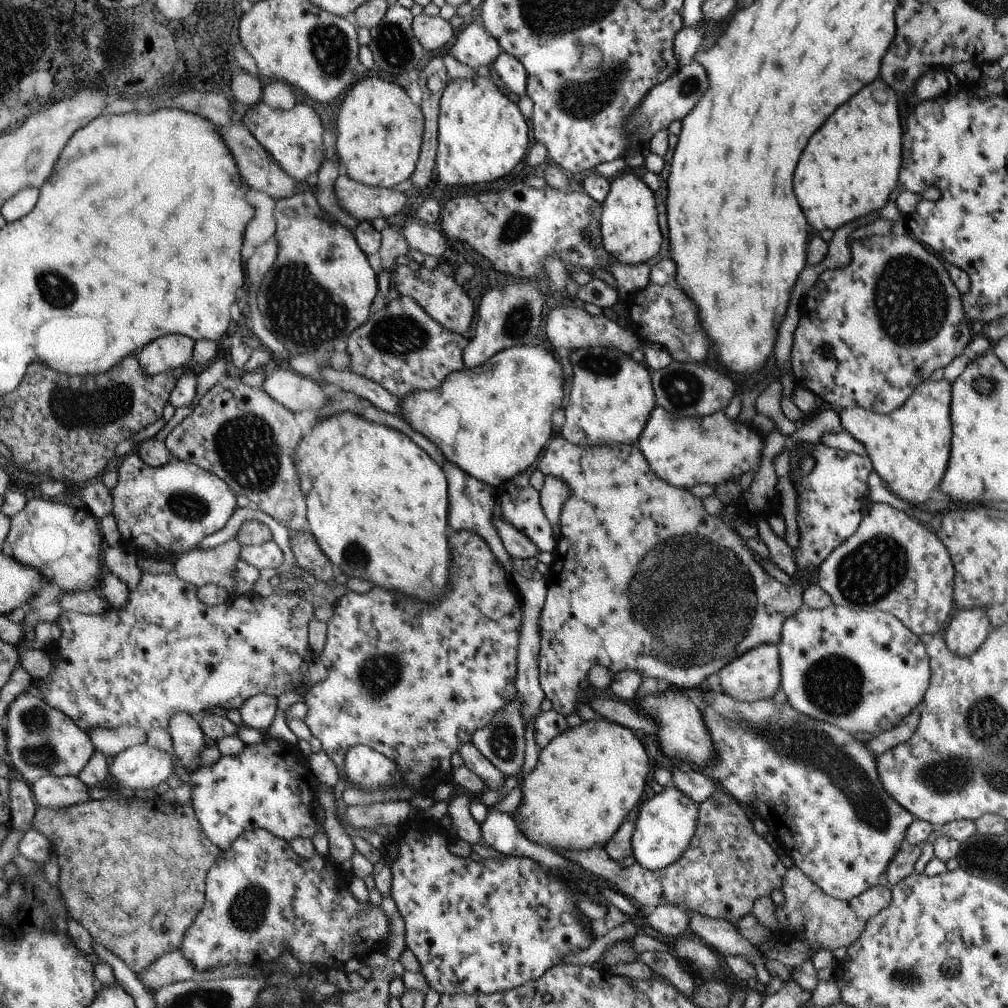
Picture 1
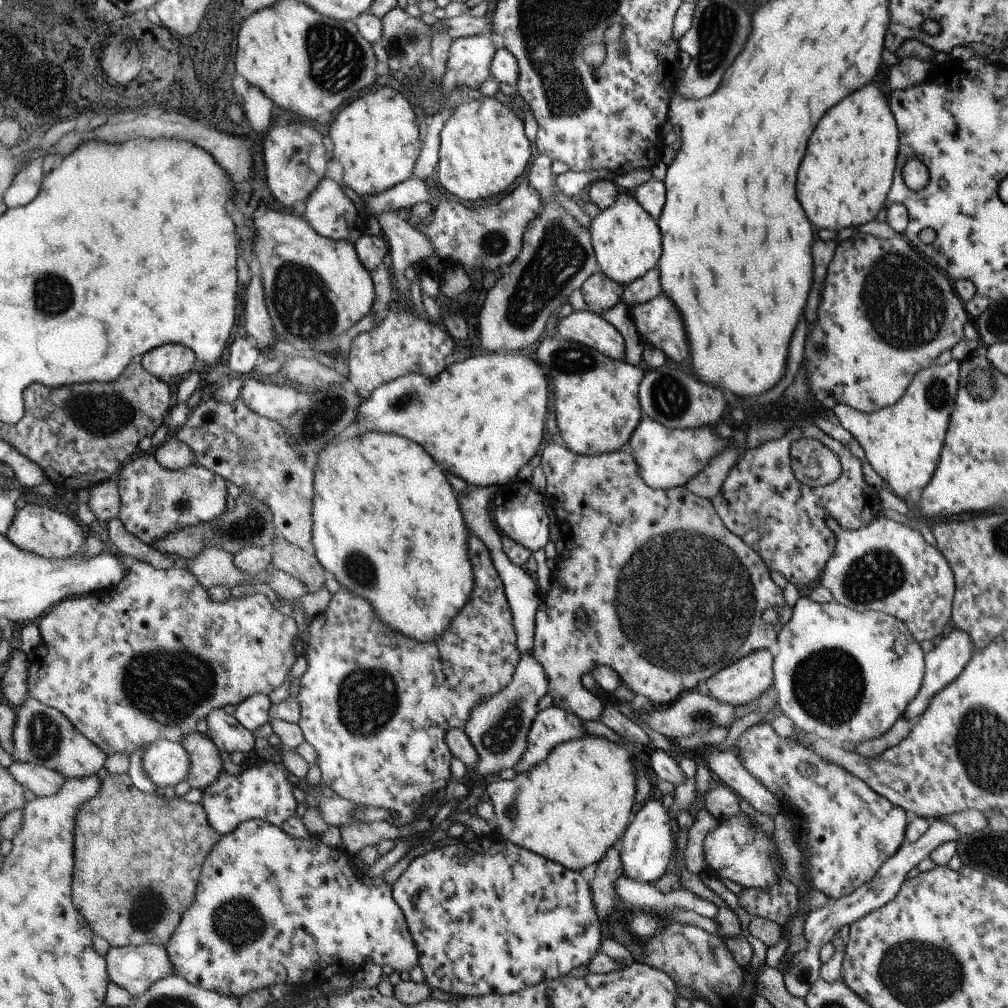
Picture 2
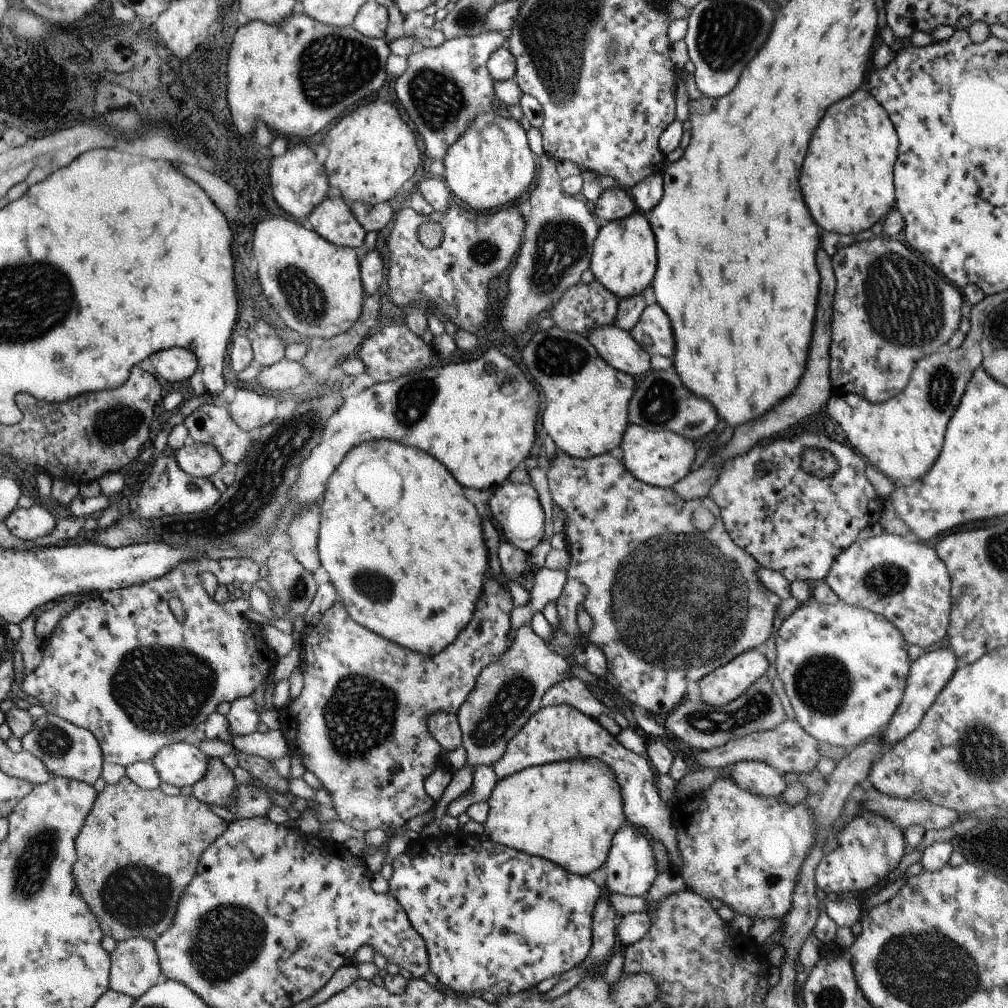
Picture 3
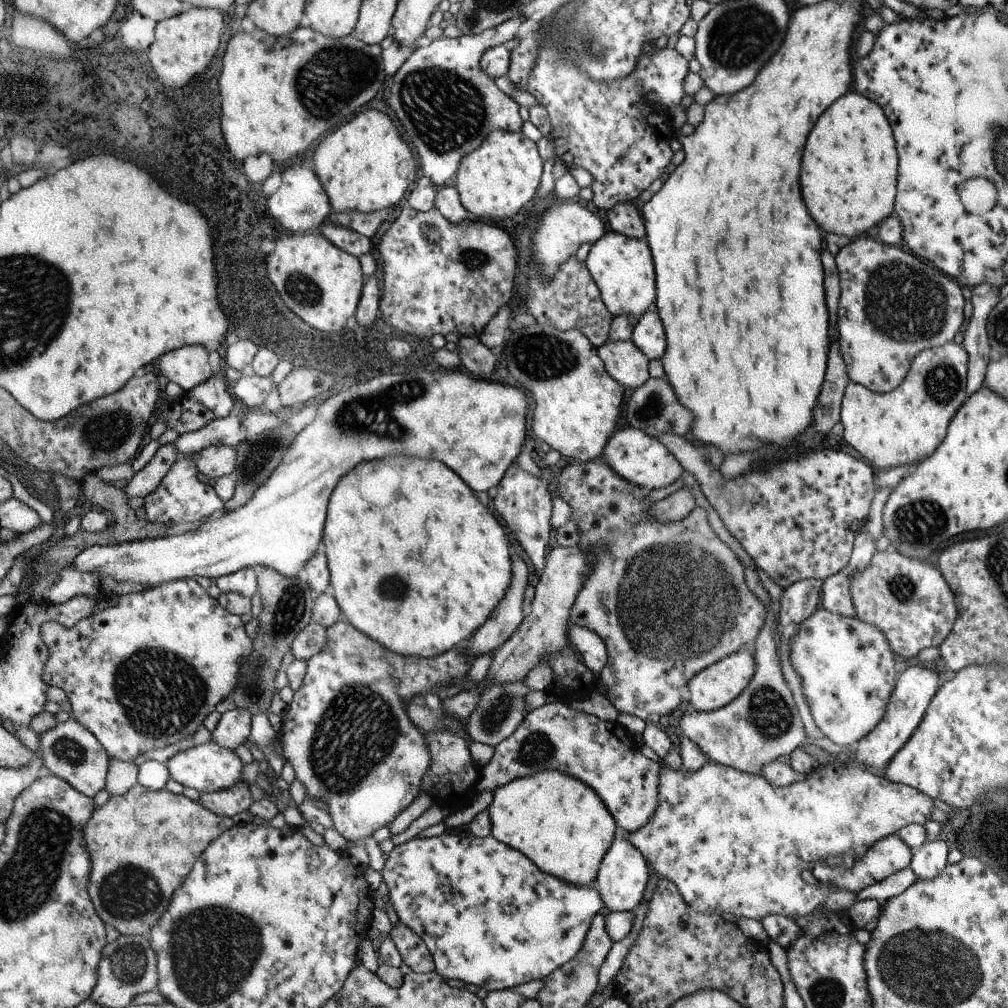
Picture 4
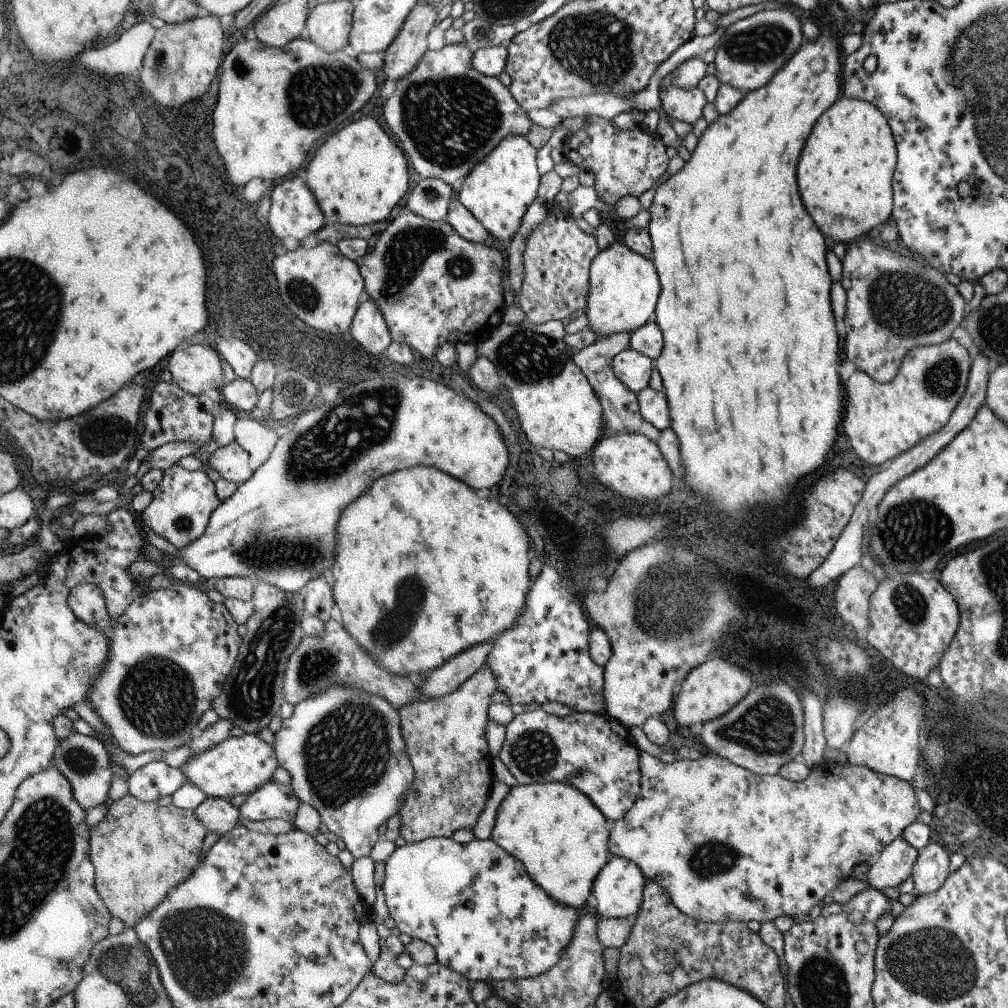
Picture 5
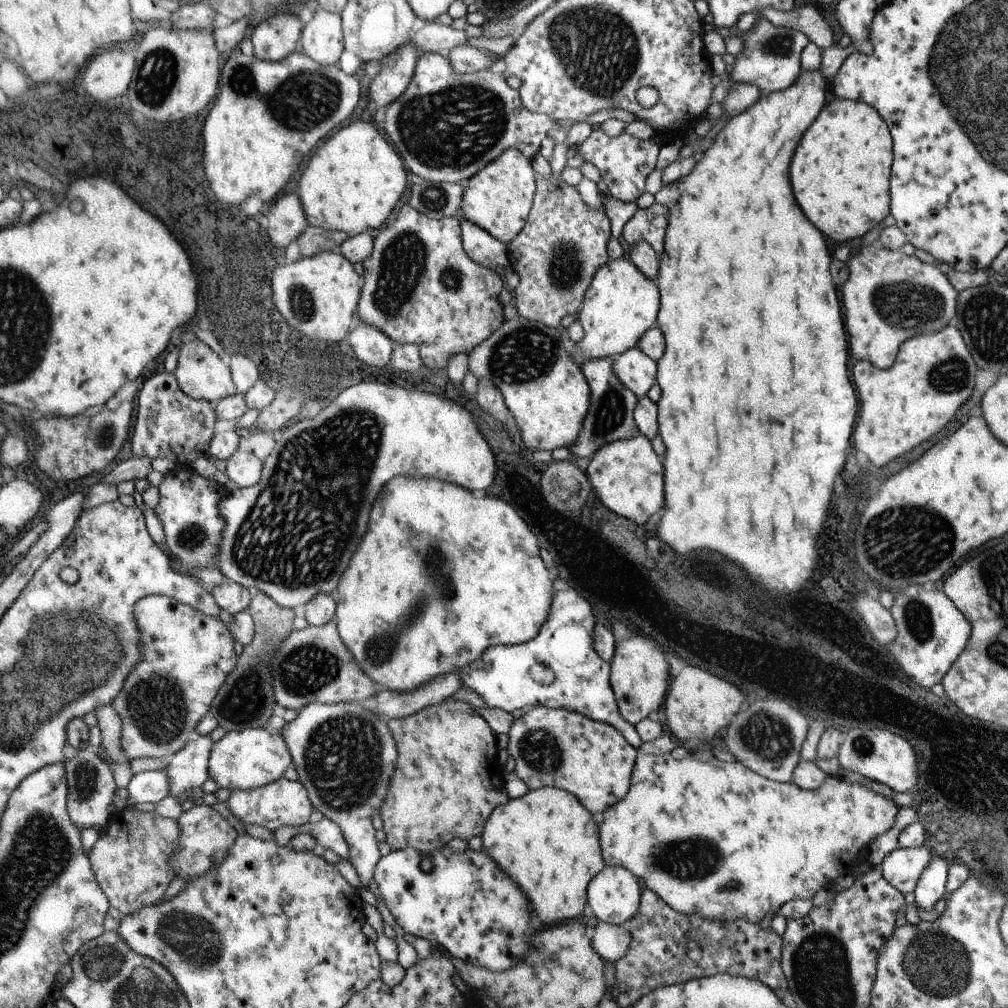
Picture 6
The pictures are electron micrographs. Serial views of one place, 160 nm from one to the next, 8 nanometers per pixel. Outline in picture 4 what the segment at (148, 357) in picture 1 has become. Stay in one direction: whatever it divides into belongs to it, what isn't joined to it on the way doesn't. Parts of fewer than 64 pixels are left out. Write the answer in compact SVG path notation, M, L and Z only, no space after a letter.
M184 346L160 358L160 370L170 382L178 384L184 393L208 382L214 376L208 350L204 346Z

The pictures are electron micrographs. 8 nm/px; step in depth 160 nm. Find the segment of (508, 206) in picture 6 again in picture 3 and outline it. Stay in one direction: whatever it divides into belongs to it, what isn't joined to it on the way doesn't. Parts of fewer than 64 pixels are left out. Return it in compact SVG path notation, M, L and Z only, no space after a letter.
M483 112L450 146L442 179L452 195L475 211L496 210L527 194L538 174L536 156L528 148L526 130L512 117Z

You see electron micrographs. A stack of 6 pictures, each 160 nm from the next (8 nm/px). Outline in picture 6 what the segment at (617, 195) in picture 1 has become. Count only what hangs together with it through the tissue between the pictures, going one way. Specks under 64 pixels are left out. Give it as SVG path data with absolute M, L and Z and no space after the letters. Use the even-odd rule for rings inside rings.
M628 258L610 260L592 278L583 308L577 315L584 336L570 352L576 366L587 359L615 358L636 348L643 336L658 322L662 296L656 282L646 278ZM587 358L587 359L586 359Z

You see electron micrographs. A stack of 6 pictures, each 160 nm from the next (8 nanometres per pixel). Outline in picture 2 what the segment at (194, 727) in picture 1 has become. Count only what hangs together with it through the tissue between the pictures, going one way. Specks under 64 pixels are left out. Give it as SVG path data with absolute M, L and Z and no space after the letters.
M199 731L185 734L180 744L189 752L190 770L186 780L191 788L199 788L203 792L224 772L220 750Z

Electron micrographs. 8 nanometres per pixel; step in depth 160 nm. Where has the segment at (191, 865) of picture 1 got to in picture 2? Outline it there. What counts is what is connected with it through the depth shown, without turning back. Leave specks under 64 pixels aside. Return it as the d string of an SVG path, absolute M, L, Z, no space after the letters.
M128 773L112 774L104 777L103 786L94 798L85 802L84 806L79 808L75 816L75 836L74 836L74 877L72 881L72 902L79 913L87 920L94 934L104 937L108 944L114 948L134 944L142 945L152 943L162 945L170 942L171 934L179 925L181 916L186 909L191 908L196 896L196 884L200 876L202 865L206 860L208 853L218 844L221 836L212 828L207 819L207 811L200 803L189 803L180 800L178 796L165 798L159 797L156 793L144 794L134 783L131 775Z

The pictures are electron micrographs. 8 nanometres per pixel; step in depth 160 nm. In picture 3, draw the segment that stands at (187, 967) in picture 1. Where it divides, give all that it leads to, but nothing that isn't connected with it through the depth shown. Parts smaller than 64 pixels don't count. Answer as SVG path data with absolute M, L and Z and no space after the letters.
M144 937L117 942L111 954L110 985L120 994L138 999L162 980L155 942Z

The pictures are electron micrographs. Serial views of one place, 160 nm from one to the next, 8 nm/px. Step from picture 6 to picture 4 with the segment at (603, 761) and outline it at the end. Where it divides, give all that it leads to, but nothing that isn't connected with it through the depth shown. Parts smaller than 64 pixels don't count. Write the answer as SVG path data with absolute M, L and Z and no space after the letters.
M566 701L547 703L528 713L516 731L495 747L494 756L490 762L481 768L481 772L484 774L483 781L478 782L476 788L480 793L484 790L496 790L500 786L515 781L516 778L532 776L542 770L558 770L558 772L578 778L586 786L592 787L592 790L599 794L600 800L604 802L604 806L607 806L612 818L615 818L616 824L623 832L636 832L650 822L650 818L654 816L656 808L658 808L660 764L646 758L640 752L633 737L633 734L630 734L617 721L604 722L596 716L578 712L578 710L570 708Z

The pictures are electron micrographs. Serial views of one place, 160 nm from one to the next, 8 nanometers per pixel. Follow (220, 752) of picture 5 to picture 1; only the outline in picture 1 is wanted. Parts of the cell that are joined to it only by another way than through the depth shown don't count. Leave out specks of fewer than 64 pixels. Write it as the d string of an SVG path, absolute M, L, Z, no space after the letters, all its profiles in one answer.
M146 743L119 752L109 769L110 778L126 792L155 789L161 782L166 782L172 772L171 755Z

